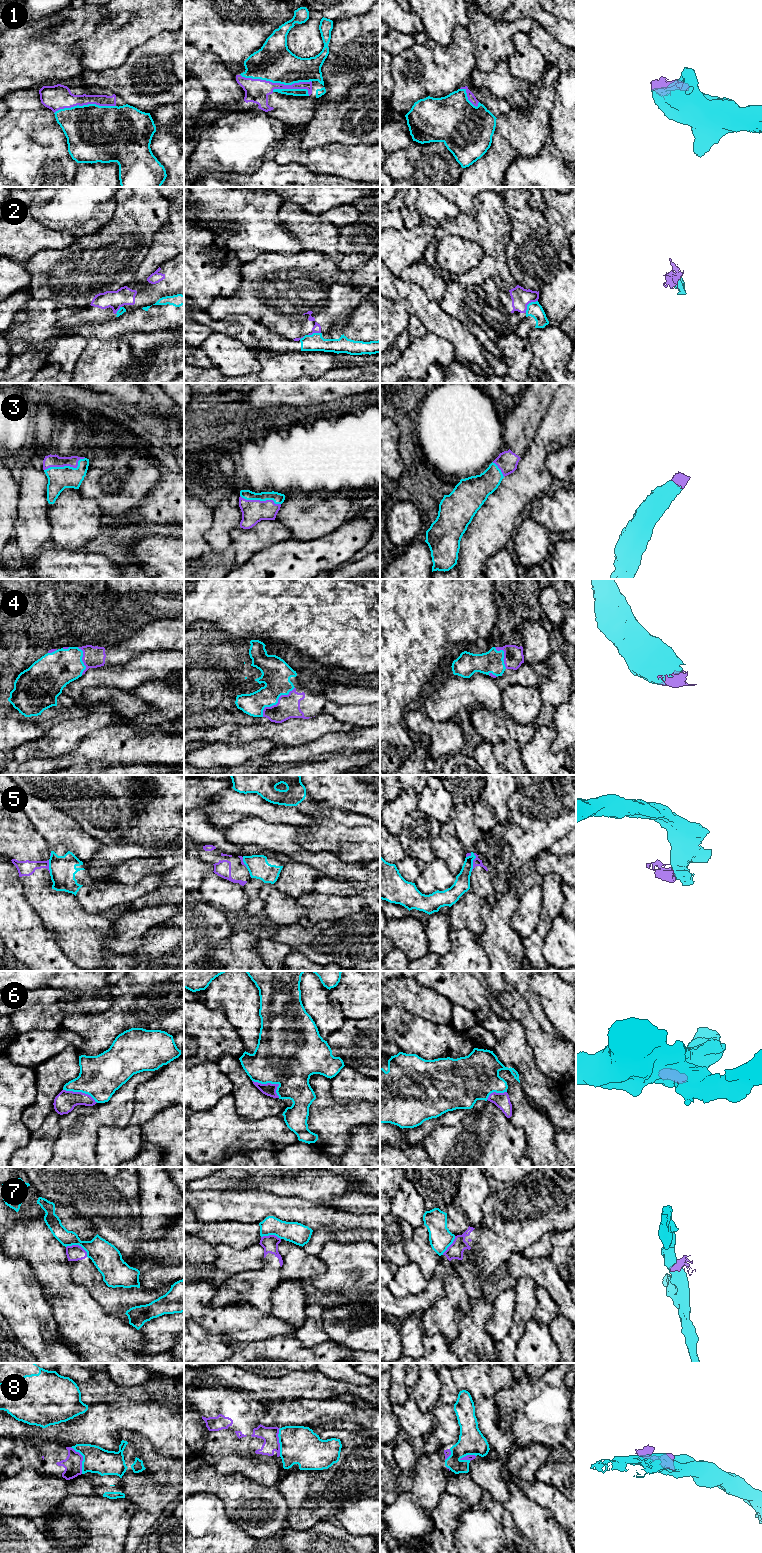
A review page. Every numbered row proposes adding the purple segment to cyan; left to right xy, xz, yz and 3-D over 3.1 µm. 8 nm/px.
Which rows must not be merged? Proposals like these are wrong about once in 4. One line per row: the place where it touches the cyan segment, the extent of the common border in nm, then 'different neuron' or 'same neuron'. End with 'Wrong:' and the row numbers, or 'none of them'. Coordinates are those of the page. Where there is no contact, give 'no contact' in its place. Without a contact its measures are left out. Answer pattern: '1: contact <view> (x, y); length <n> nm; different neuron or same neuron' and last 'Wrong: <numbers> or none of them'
1: contact xz (276, 82); length 600 nm; same neuron
2: contact yz (528, 304); length 140 nm; different neuron
3: contact xy (65, 466); length 340 nm; same neuron
4: contact xz (276, 703); length 360 nm; same neuron
5: contact yz (472, 862); length 150 nm; different neuron
6: contact xz (271, 1083); length 260 nm; different neuron
7: contact xy (78, 1244); length 190 nm; different neuron
8: contact xy (83, 1459); length 240 nm; different neuron
Wrong: 2, 5, 6, 7, 8

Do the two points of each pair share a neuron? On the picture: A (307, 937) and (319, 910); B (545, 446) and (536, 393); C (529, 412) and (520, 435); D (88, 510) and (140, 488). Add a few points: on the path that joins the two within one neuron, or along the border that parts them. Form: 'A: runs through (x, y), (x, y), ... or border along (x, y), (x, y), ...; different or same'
A: border along (335, 920), (320, 920), (311, 926), (298, 923); different
B: border along (552, 401), (531, 443); different
C: runs through (525, 418), (520, 429); same
D: border along (79, 492), (83, 496), (93, 499), (102, 514); different

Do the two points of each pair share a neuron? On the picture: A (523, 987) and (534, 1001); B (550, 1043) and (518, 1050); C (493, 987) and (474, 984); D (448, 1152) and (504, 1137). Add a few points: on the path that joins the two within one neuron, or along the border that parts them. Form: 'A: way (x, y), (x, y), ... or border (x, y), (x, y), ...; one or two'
A: way (524, 990), (532, 998); one
B: border (521, 1026), (533, 1051), (533, 1060), (539, 1069); two
C: border (486, 981), (484, 989); two
D: way (462, 1152), (490, 1151); one

